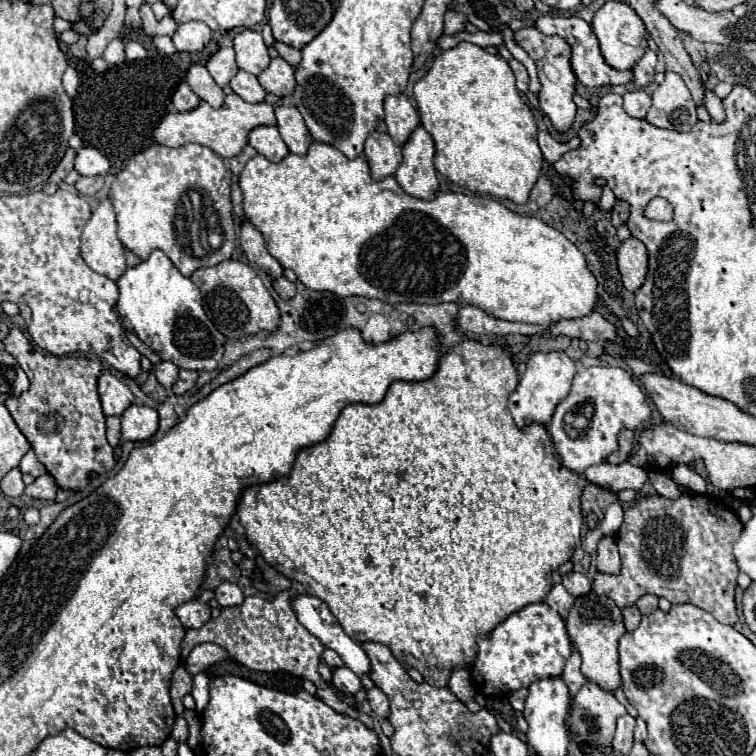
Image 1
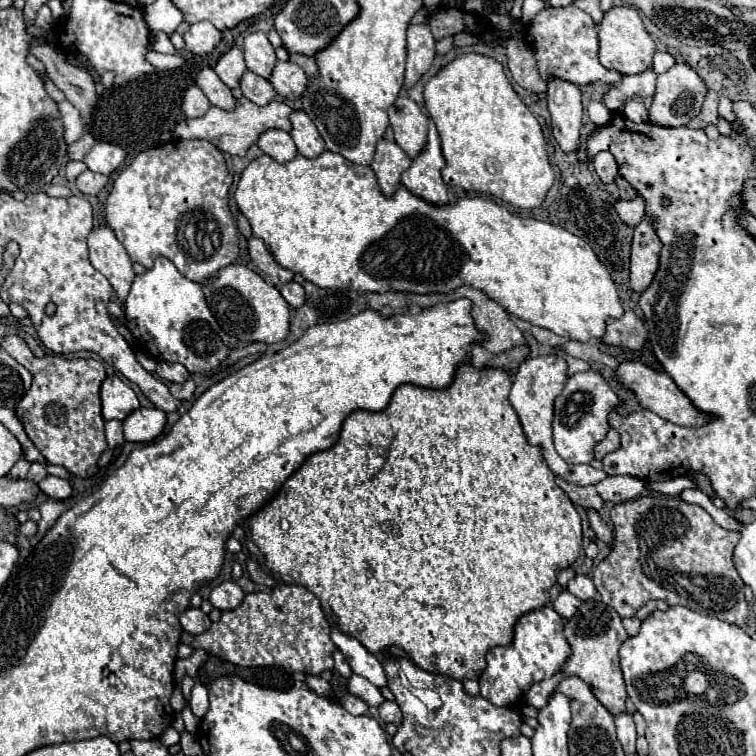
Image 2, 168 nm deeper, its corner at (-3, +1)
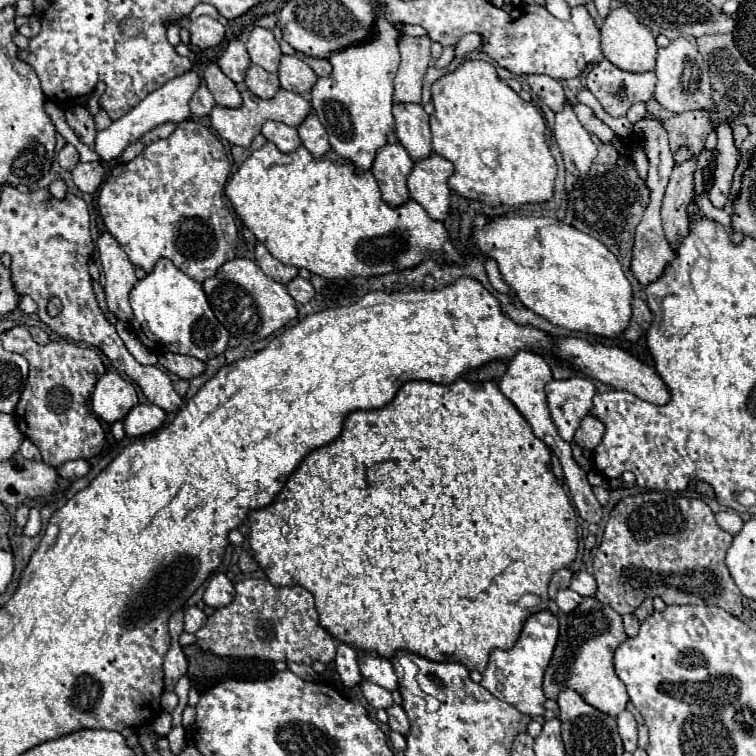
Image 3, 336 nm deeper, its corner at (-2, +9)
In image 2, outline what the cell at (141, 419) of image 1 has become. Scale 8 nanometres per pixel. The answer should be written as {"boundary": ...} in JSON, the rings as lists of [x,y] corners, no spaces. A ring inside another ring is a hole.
{"boundary":[[[138,408],[124,420],[124,436],[128,442],[150,442],[164,430],[166,412],[160,408]]]}

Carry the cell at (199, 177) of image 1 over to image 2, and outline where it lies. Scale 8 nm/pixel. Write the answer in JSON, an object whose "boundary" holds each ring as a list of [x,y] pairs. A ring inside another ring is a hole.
{"boundary":[[[174,140],[140,152],[114,180],[106,198],[106,224],[128,250],[132,262],[152,268],[158,256],[166,256],[192,282],[204,282],[220,268],[238,258],[238,228],[228,208],[232,174],[226,168],[222,152],[206,140]]]}

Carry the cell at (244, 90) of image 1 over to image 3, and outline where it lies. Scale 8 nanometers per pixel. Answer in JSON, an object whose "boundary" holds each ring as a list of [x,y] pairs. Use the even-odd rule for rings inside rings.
{"boundary":[[[255,64],[247,70],[245,84],[255,96],[259,96],[263,100],[273,98],[275,92],[279,90],[279,78],[275,74],[265,72],[261,66],[255,66]]]}

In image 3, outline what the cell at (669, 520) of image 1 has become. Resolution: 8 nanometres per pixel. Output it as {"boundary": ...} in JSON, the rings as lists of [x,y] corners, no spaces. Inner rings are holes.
{"boundary":[[[641,492],[635,496],[627,496],[623,498],[611,512],[607,526],[605,526],[605,534],[601,540],[601,546],[597,550],[597,556],[593,560],[593,576],[597,580],[597,600],[611,606],[615,612],[619,614],[627,614],[627,612],[635,612],[637,606],[645,600],[645,598],[657,598],[661,596],[665,604],[705,604],[705,606],[719,606],[727,612],[731,612],[733,616],[741,616],[743,612],[743,596],[739,592],[739,588],[735,588],[735,582],[731,580],[731,574],[727,572],[727,566],[723,564],[723,556],[727,552],[727,548],[731,546],[733,536],[727,534],[725,530],[719,528],[719,524],[715,522],[715,516],[711,512],[711,508],[699,500],[699,498],[683,498],[683,496],[669,496],[665,492]]]}

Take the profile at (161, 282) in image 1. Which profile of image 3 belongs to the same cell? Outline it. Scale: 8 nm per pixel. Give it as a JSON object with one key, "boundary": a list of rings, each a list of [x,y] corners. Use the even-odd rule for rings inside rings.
{"boundary":[[[167,258],[159,260],[155,270],[135,284],[131,290],[133,320],[131,330],[155,354],[185,354],[207,362],[227,348],[229,332],[215,318],[199,282],[185,276]]]}

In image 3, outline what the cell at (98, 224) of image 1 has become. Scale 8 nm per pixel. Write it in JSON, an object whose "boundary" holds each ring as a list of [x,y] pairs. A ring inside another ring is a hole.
{"boundary":[[[101,234],[101,238],[97,240],[97,248],[99,262],[105,274],[107,306],[119,320],[129,322],[133,318],[133,310],[129,306],[129,292],[137,284],[135,268],[129,262],[125,250],[111,234]]]}

